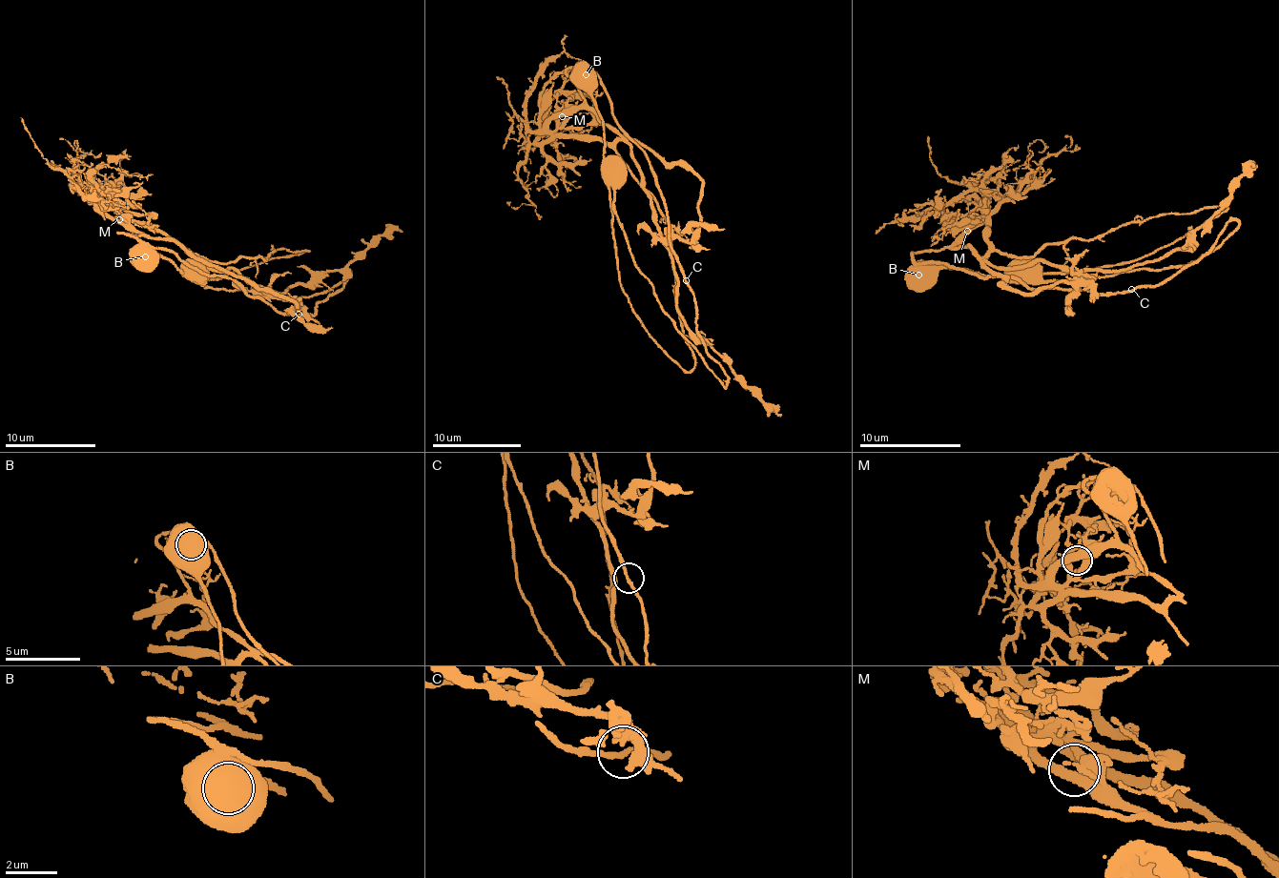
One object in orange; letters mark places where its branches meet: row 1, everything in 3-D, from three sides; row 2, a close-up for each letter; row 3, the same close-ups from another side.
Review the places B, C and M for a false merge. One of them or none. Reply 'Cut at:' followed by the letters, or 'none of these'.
Cut at: B

